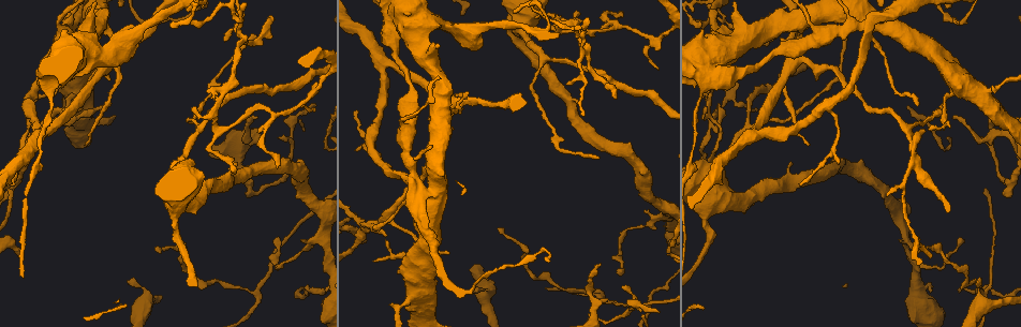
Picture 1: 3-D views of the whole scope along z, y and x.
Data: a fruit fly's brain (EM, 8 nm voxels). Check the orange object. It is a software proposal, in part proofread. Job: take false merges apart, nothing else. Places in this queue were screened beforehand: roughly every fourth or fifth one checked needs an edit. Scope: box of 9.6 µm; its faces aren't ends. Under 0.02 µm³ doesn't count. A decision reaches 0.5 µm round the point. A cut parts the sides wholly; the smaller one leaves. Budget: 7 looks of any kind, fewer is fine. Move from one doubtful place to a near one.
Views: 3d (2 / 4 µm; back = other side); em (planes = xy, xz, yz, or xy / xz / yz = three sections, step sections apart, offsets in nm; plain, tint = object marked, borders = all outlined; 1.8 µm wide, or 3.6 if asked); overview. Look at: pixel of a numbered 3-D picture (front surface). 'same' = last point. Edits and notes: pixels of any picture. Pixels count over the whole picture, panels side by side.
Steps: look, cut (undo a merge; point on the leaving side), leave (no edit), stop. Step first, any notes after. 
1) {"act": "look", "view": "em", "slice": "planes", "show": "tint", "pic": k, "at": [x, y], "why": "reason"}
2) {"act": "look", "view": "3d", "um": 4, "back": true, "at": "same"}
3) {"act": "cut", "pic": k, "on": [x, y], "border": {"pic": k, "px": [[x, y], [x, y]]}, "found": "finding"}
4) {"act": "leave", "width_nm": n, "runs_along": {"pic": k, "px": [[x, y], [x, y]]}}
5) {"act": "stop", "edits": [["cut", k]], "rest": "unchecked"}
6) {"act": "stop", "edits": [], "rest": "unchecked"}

{"act": "look", "view": "3d", "um": 2, "back": true, "pic": 1, "at": [190, 20], "why": "sharp bend"}

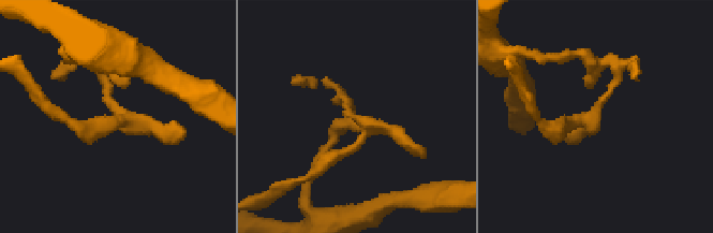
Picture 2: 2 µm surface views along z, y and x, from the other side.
{"act": "look", "view": "em", "slice": "planes", "show": "tint", "pic": 2, "at": [118, 118]}

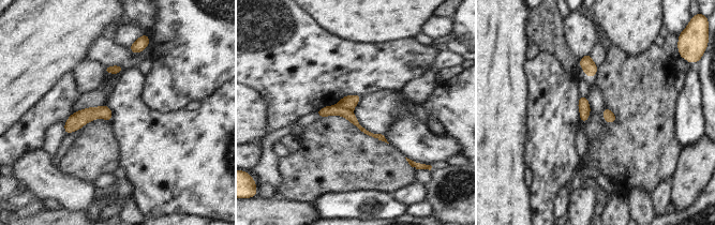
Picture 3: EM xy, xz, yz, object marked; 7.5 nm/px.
{"act": "cut", "pic": 3, "on": [349, 102], "border": {"pic": 3, "px": [[334, 105], [352, 110]]}, "found": "a second neuron is stuck on"}

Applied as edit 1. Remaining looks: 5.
{"act": "look", "view": "overview"}

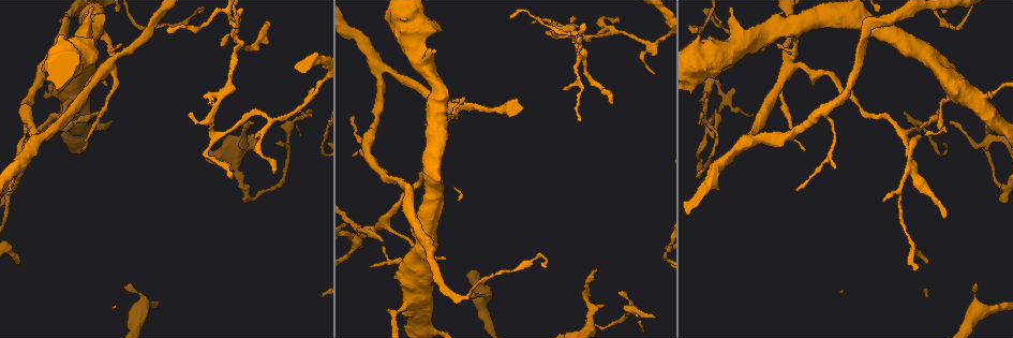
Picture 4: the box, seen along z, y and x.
{"act": "look", "view": "3d", "um": 2, "pic": 4, "at": [55, 119], "why": "touches itself"}

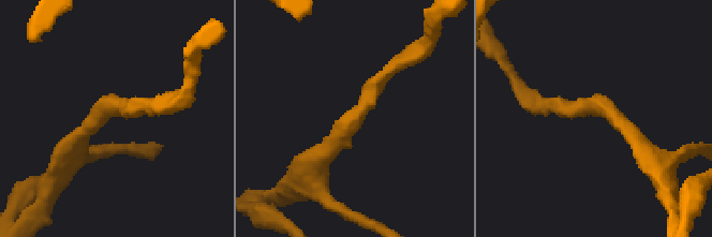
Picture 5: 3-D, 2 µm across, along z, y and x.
{"act": "look", "view": "em", "slice": "planes", "show": "tint", "pic": 5, "at": [573, 110]}

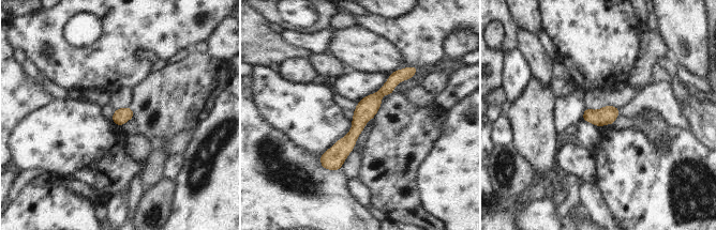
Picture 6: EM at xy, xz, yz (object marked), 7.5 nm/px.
{"act": "leave", "width_nm": 120, "runs_along": {"pic": 6, "px": [[408, 76], [371, 103], [325, 165]]}, "found": "one neuron here"}

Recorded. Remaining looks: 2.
{"act": "stop", "edits": [["cut", 3]], "rest": "unchecked"}

